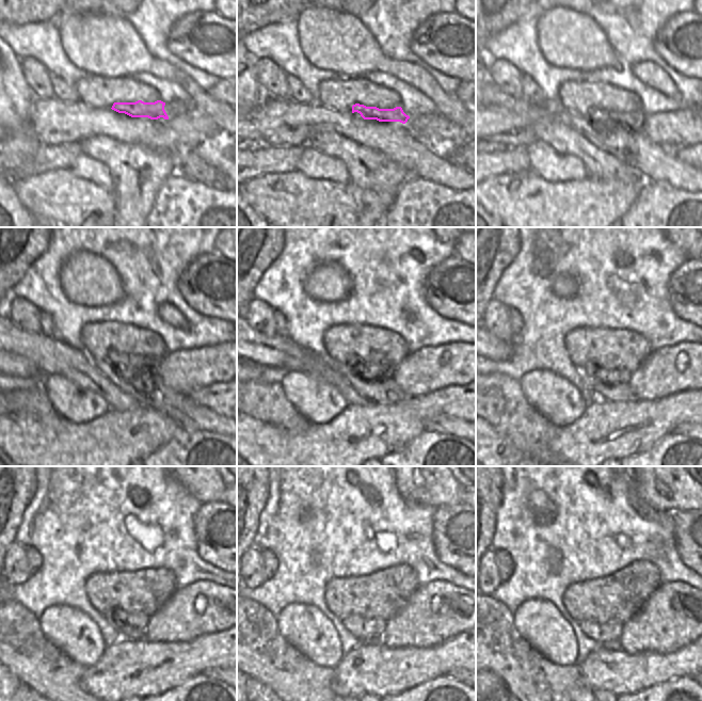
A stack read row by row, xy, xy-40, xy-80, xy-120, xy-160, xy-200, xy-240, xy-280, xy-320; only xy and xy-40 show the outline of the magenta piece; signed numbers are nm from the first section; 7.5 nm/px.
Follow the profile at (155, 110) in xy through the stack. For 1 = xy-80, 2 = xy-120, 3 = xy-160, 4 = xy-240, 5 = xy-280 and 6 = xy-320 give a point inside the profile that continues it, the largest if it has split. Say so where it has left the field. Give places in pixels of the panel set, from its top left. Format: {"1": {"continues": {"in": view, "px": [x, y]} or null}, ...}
{"1": {"continues": {"in": "xy-80", "px": [634, 121]}}, "2": {"continues": {"in": "xy-120", "px": [134, 364]}}, "3": {"continues": {"in": "xy-160", "px": [369, 371]}}, "4": {"continues": {"in": "xy-240", "px": [131, 625]}}, "5": {"continues": {"in": "xy-280", "px": [365, 630]}}, "6": {"continues": {"in": "xy-320", "px": [601, 633]}}}

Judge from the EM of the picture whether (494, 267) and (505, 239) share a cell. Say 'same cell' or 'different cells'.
same cell

